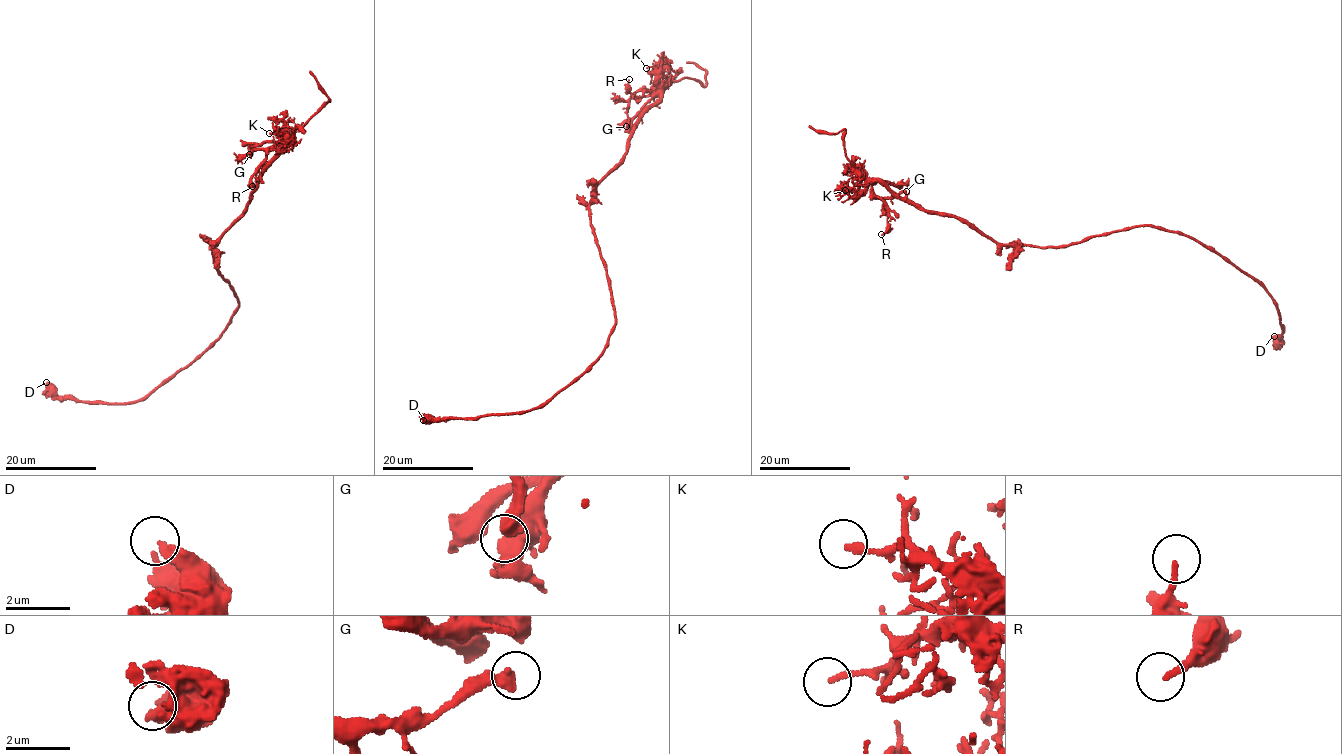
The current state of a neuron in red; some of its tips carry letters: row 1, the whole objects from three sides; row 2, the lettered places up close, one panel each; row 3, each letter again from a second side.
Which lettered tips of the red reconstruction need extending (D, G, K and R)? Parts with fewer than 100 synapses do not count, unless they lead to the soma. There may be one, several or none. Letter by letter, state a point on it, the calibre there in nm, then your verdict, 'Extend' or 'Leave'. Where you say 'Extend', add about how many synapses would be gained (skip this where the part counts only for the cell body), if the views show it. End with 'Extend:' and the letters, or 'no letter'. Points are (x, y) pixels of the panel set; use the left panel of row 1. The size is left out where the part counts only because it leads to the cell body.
D: Place: (46, 382). Thickness 300 nm. Leave
G: Place: (249, 154). Thickness 300 nm. Leave
K: Place: (269, 133). Thickness 190 nm. Leave
R: Place: (252, 186). Thickness 180 nm. Leave
Extend: no letter

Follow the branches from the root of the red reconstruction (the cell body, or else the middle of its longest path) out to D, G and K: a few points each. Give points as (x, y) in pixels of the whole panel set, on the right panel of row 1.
D: (1074, 242), (1146, 225), (1191, 236), (1213, 248), (1260, 283), (1274, 302), (1279, 317), (1280, 342), (1274, 336)
G: (1074, 242), (1047, 247), (999, 244), (957, 218), (892, 196), (878, 181), (872, 197), (906, 191)
K: (1074, 242), (1047, 247), (999, 244), (957, 218), (929, 213), (892, 196), (878, 182), (845, 190)

